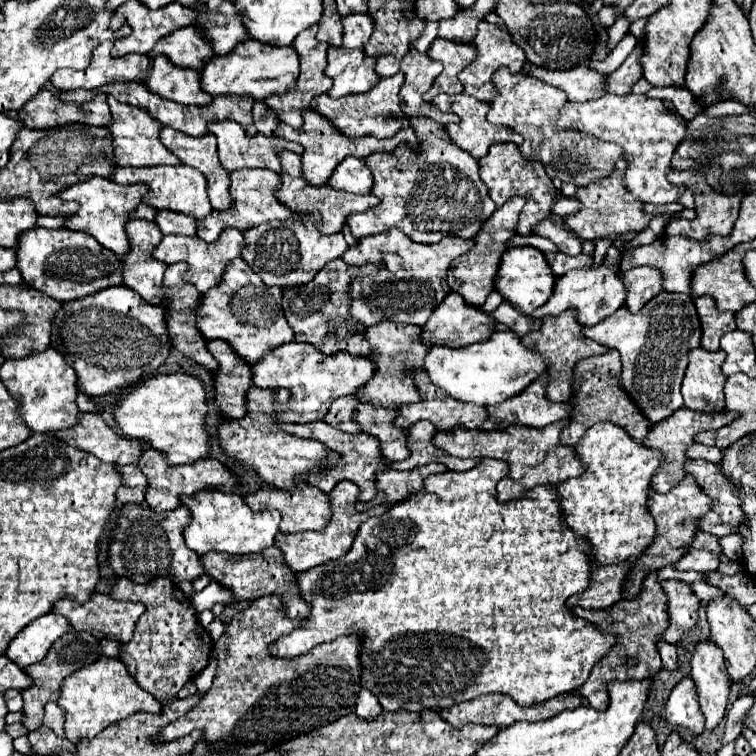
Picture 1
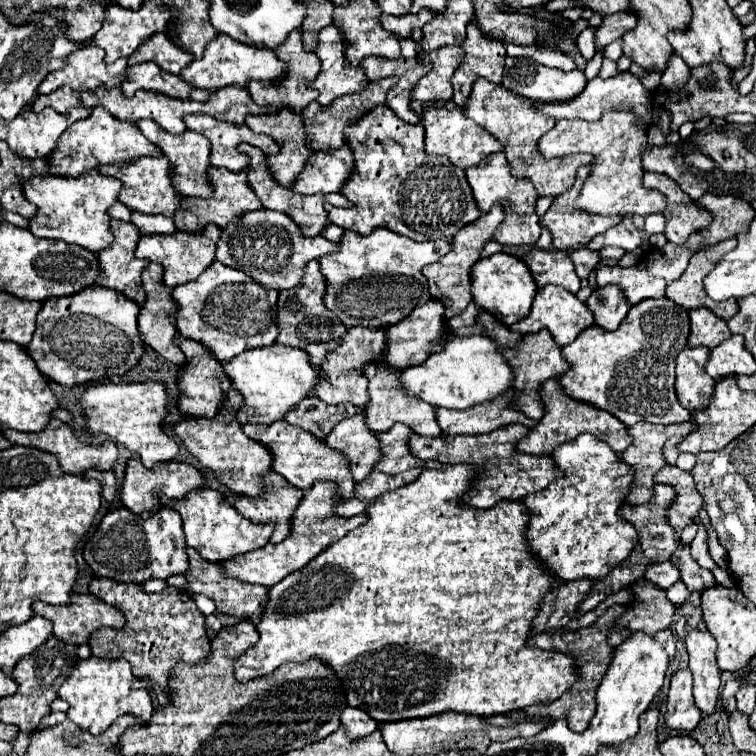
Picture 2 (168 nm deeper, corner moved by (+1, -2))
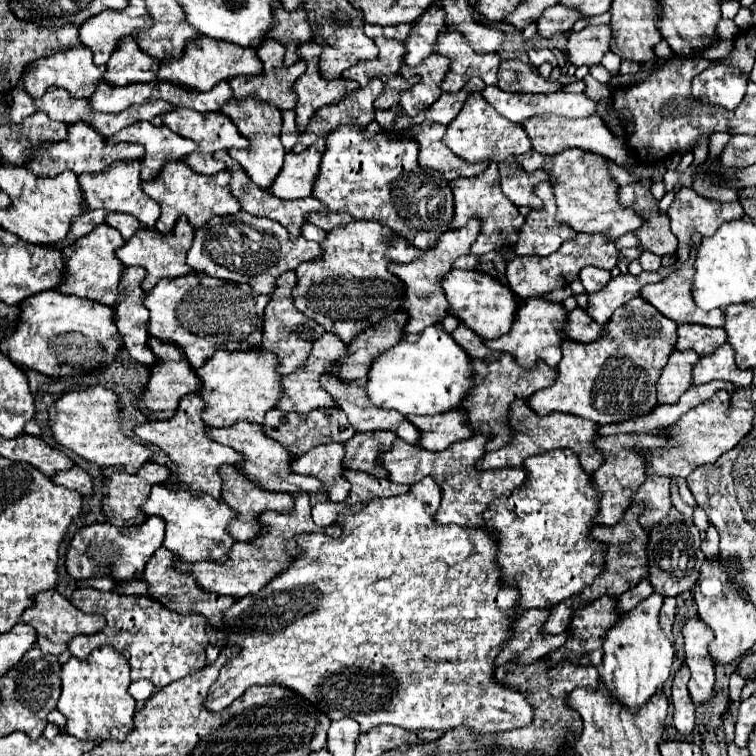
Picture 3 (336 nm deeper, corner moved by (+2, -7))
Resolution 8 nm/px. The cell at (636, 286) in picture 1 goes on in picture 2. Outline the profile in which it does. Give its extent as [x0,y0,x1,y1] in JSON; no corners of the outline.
[586,286,630,332]

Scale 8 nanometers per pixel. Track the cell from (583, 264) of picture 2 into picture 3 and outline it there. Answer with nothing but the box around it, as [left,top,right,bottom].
[579,265,611,293]

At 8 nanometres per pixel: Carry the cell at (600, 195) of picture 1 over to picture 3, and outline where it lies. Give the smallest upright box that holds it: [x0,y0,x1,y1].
[515,181,577,257]

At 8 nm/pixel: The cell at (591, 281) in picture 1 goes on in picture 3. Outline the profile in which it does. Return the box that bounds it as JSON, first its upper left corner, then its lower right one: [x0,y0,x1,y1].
[485,297,569,367]

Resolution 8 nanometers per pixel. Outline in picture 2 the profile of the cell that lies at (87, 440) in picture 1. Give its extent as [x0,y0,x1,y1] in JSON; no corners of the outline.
[2,420,118,474]

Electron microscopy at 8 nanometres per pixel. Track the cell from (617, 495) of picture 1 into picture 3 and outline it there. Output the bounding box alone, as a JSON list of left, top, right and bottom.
[483,449,607,609]

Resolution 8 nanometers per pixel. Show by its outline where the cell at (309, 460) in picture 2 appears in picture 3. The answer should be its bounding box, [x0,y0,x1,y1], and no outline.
[211,421,327,493]

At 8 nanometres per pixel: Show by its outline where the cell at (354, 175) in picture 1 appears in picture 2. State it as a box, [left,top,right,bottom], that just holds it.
[294,148,354,194]

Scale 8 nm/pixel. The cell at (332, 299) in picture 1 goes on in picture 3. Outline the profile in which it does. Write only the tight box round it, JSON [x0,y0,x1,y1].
[261,271,325,375]

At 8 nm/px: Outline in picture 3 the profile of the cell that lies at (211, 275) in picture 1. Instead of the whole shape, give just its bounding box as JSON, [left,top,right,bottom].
[117,217,195,291]

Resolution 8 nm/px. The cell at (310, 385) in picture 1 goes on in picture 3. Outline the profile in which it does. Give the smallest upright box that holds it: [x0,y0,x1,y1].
[197,349,285,427]

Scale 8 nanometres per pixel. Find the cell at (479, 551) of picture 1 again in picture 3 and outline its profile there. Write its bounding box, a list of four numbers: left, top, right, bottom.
[205,477,535,733]

